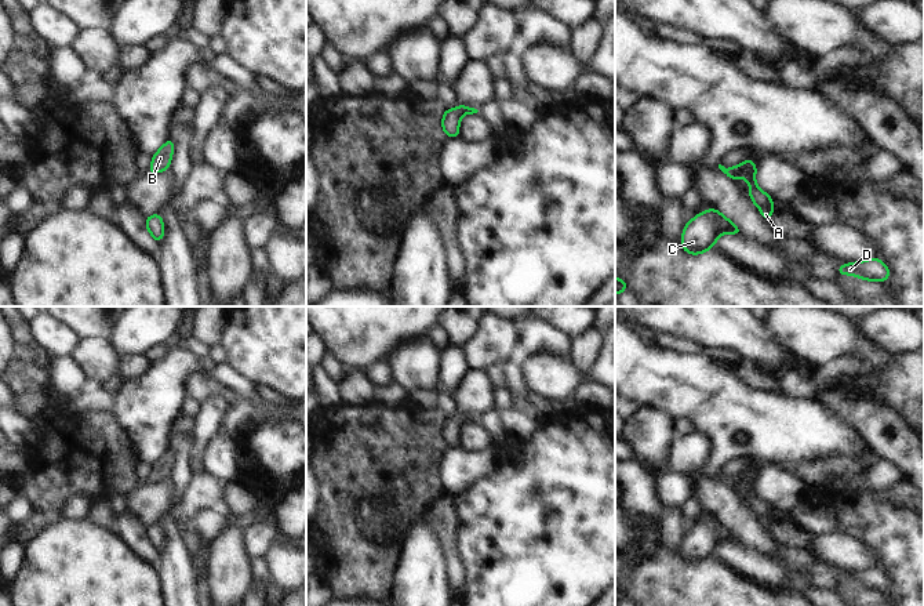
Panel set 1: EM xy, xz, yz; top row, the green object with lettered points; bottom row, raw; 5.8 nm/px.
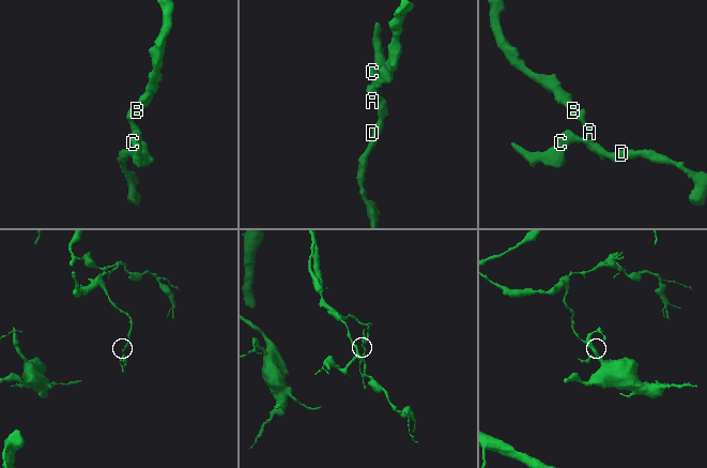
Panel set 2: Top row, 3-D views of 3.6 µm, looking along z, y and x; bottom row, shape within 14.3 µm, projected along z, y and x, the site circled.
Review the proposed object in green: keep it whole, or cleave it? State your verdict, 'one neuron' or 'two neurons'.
one neuron

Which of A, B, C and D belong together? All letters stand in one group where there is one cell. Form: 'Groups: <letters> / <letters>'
Groups: A B C D.

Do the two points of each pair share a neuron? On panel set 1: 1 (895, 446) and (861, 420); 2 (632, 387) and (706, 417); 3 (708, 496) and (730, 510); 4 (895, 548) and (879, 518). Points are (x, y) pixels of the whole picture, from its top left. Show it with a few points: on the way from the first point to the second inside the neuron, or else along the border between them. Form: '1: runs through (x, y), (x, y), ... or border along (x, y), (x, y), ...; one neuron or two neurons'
1: runs through (887, 439), (869, 423); one neuron
2: runs through (650, 387), (676, 387), (688, 399); one neuron
3: runs through (713, 496), (724, 504); one neuron
4: runs through (895, 541), (895, 537), (883, 525); one neuron

